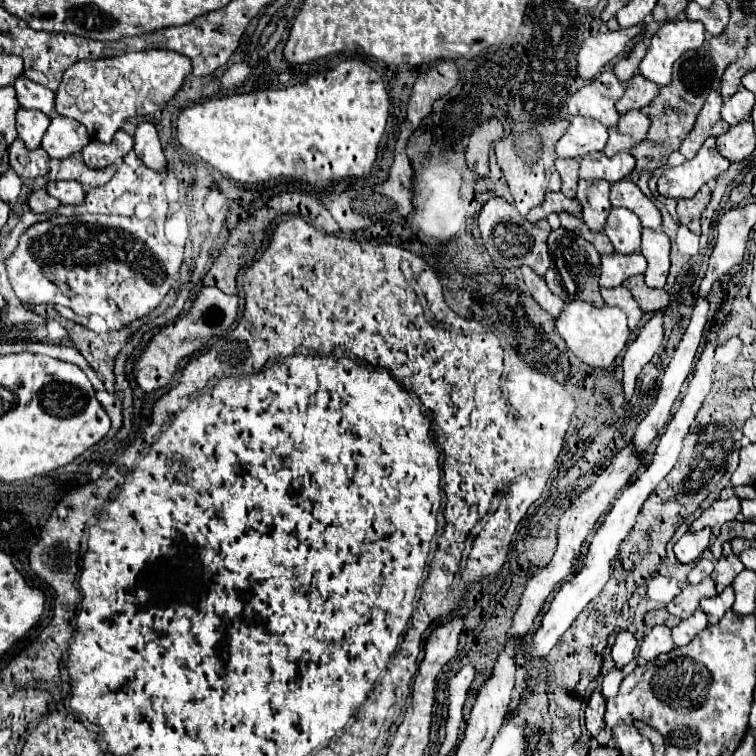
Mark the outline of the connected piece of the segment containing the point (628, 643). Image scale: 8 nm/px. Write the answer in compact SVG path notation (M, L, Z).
M619 631L617 633L617 639L615 639L615 645L613 645L611 653L613 653L613 661L619 669L627 667L633 661L635 647L637 647L637 641L635 641L633 633L629 633L629 631Z

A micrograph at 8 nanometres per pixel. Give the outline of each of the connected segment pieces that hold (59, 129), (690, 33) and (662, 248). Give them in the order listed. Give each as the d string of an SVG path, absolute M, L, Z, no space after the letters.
M57 115L55 119L51 119L51 125L47 127L41 147L49 153L51 159L65 159L69 155L79 153L87 143L89 135L81 123Z
M675 19L663 23L659 31L651 37L647 55L639 63L641 75L657 85L669 85L673 63L685 51L699 49L703 41L705 41L703 23L689 19Z
M643 229L641 253L649 263L645 283L649 287L663 287L669 273L669 237L661 229Z

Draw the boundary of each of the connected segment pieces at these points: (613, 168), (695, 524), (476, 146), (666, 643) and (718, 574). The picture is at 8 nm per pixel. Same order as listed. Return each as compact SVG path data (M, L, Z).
M589 153L581 159L579 177L581 179L605 179L609 183L621 181L631 175L635 167L635 159L629 153L617 153L613 157L605 157L599 153Z
M733 495L725 501L715 501L709 509L705 509L699 517L695 517L691 523L689 523L689 531L699 531L703 527L711 527L713 529L713 535L719 533L721 525L727 523L727 521L733 521L739 513L739 499Z
M489 119L481 123L469 137L469 143L465 147L465 161L471 171L485 177L489 173L489 149L497 139L503 137L503 125L497 119Z
M657 625L645 633L645 639L639 647L639 657L645 661L653 661L661 653L669 653L673 649L671 629L667 625Z
M723 543L723 555L721 559L715 563L715 569L711 573L713 581L717 583L717 593L721 593L727 585L733 583L733 579L743 571L743 563L739 561L739 557L731 551L729 543Z

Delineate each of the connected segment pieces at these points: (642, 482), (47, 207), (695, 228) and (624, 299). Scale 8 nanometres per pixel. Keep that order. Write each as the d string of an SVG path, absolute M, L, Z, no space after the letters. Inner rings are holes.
M707 343L697 365L695 365L695 371L693 371L693 377L689 381L689 387L687 387L687 393L679 405L679 409L675 411L675 415L671 417L671 421L667 423L665 427L665 433L661 435L657 447L655 447L655 453L653 453L653 461L651 465L627 487L623 489L623 493L617 497L617 501L613 503L611 511L605 515L605 521L601 523L601 527L595 531L593 535L593 541L589 545L589 553L585 557L585 563L583 563L583 569L569 581L565 581L561 585L561 589L555 593L543 621L541 621L541 627L535 631L533 639L531 639L531 655L533 657L545 657L551 647L561 639L561 635L571 627L571 623L577 619L577 615L587 607L589 601L593 601L601 589L605 587L605 583L609 581L609 571L611 571L611 561L615 559L617 551L619 551L619 545L623 543L623 539L629 535L629 531L633 529L635 525L635 519L641 511L641 505L643 501L649 497L649 493L659 485L659 481L663 481L663 477L671 471L671 463L673 463L673 455L675 451L681 451L681 439L687 435L689 431L689 425L693 423L697 411L701 409L705 397L709 395L711 391L711 383L713 383L713 343Z
M37 189L37 191L33 191L29 195L27 205L31 207L33 213L51 213L51 211L55 211L59 207L59 201L53 199L51 195L47 195L45 189Z
M703 185L699 189L699 193L691 199L677 199L677 215L679 215L679 223L683 223L685 227L689 227L695 235L701 233L699 227L699 217L701 211L709 205L711 201L711 191L707 185Z
M621 285L621 287L615 287L615 289L601 289L601 297L603 297L603 301L605 301L607 305L619 307L619 309L625 311L625 315L627 315L627 319L629 319L629 329L631 329L631 331L639 327L643 313L641 313L637 301L633 299L633 295L631 295L623 285Z

